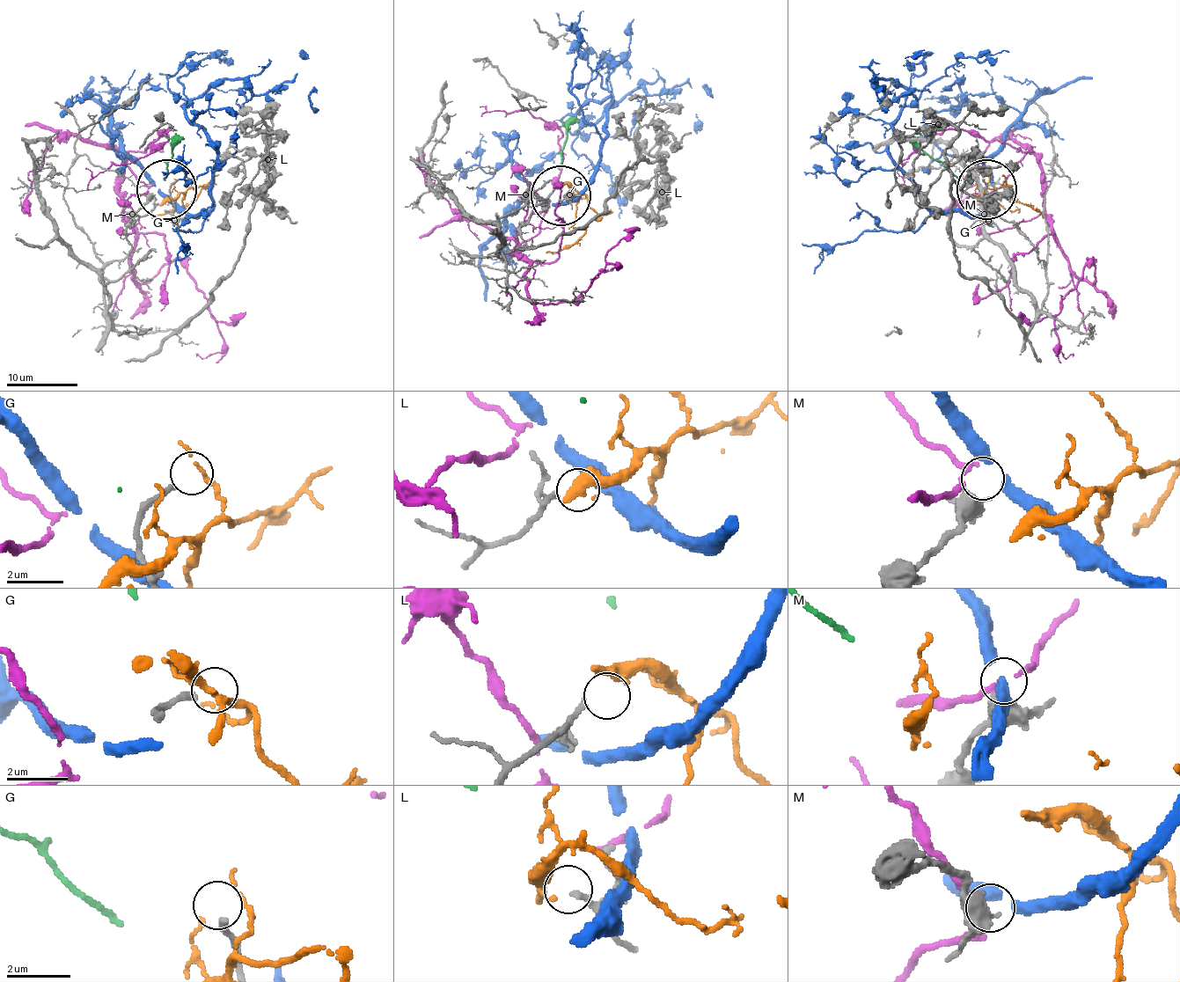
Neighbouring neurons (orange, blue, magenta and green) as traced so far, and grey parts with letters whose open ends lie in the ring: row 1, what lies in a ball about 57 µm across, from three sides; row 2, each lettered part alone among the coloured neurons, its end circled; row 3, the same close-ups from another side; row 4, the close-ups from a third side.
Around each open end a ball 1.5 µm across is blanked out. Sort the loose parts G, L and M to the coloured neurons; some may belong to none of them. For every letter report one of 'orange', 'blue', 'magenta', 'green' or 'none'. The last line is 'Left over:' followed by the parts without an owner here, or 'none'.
G: none
L: none
M: none
Left over: G, L, M

